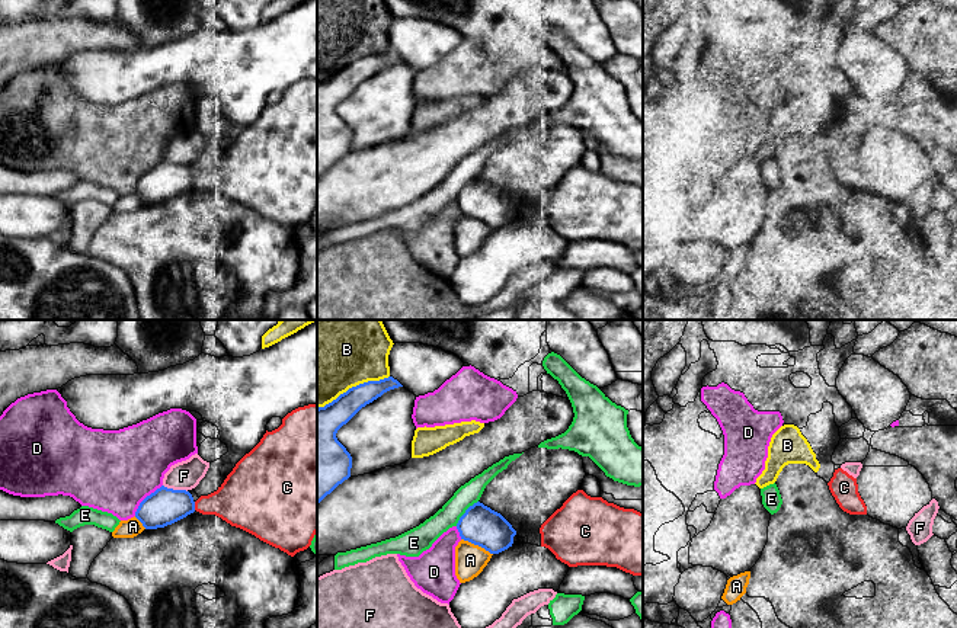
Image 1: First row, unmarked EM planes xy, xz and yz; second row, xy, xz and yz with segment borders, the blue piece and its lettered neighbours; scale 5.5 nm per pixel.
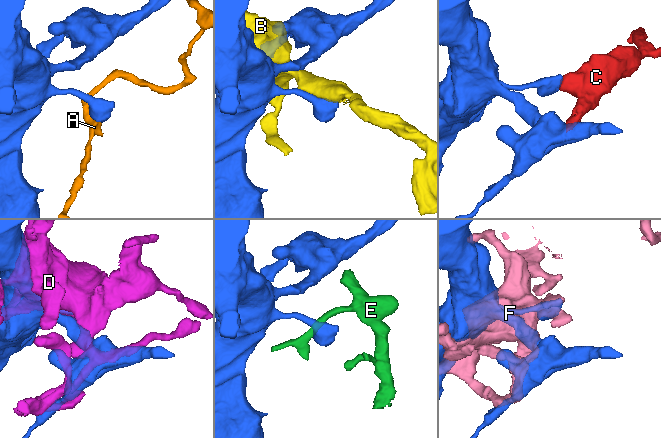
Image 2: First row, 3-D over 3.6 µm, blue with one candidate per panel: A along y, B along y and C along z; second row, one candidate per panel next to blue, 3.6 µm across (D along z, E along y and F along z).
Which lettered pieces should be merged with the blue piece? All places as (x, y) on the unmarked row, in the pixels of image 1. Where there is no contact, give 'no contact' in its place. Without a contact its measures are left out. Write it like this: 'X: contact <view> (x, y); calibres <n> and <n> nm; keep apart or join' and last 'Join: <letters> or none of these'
A: contact xz (477, 218); calibres 220 and 170 nm; keep apart
B: contact xz (352, 61); calibres 170 and 420 nm; keep apart
C: contact xy (194, 180); calibres 200 and 260 nm; keep apart
D: contact xy (144, 173); calibres 200 and 460 nm; keep apart
E: contact xz (466, 186); calibres 220 and 120 nm; keep apart
F: contact xy (175, 164); calibres 200 and 160 nm; keep apart
Join: none of these

